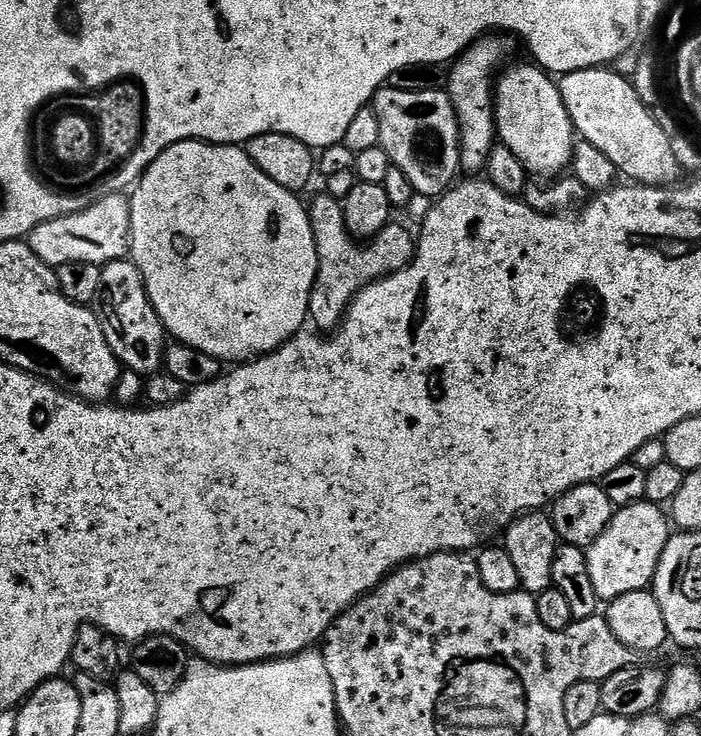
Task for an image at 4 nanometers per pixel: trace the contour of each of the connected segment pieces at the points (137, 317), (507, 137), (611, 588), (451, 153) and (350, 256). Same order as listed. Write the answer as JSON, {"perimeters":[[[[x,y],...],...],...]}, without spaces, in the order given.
{"perimeters":[[[[128,258],[111,260],[101,267],[100,273],[102,286],[98,286],[94,311],[102,326],[102,334],[106,334],[110,350],[125,369],[139,373],[141,377],[147,378],[161,371],[166,347],[164,323],[158,318],[146,294],[138,266]]],[[[528,64],[509,67],[494,85],[496,135],[499,143],[506,145],[522,162],[529,177],[551,182],[569,171],[578,133],[572,127],[566,102],[562,102],[559,83],[543,68]]],[[[639,502],[626,505],[613,511],[612,521],[598,534],[598,538],[586,550],[590,566],[590,582],[594,582],[596,596],[601,602],[610,602],[614,598],[622,598],[622,594],[634,594],[653,587],[658,570],[658,562],[662,558],[662,550],[666,550],[670,535],[670,516],[661,505]]],[[[383,87],[372,97],[370,107],[378,114],[378,134],[380,147],[384,148],[391,160],[391,165],[402,170],[409,179],[410,186],[421,197],[433,196],[439,198],[457,183],[456,172],[461,171],[460,166],[460,127],[458,118],[454,114],[452,99],[444,90],[398,90],[397,88]]],[[[327,194],[316,196],[307,205],[310,230],[314,230],[314,250],[316,251],[316,277],[310,290],[308,314],[311,323],[317,324],[319,331],[331,333],[342,323],[352,299],[363,288],[375,284],[377,280],[401,272],[412,263],[416,255],[417,237],[414,232],[396,222],[389,222],[367,242],[357,242],[344,225],[341,201]]]]}

